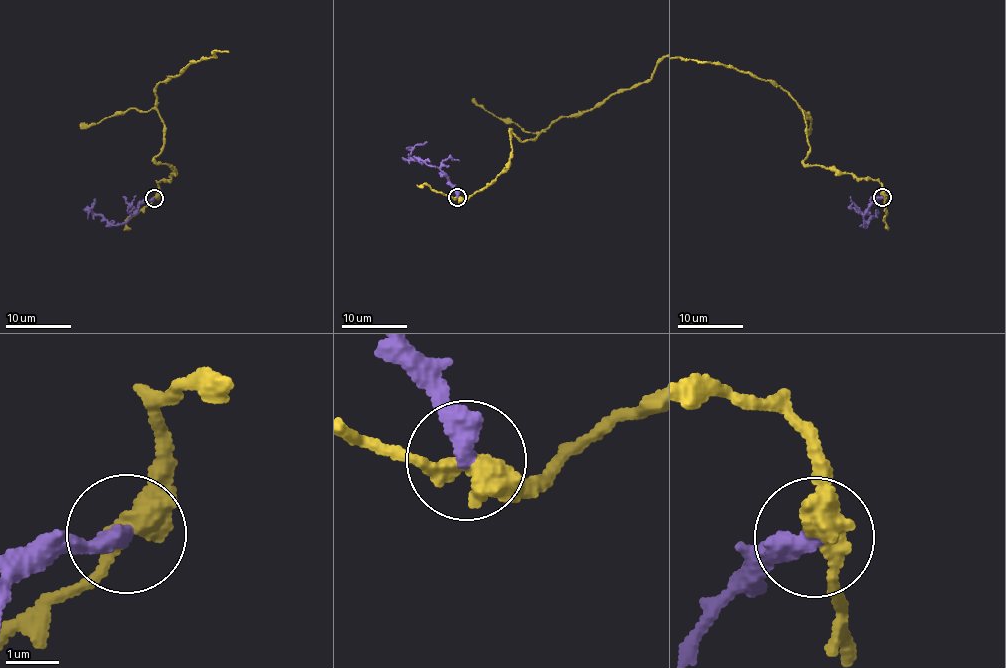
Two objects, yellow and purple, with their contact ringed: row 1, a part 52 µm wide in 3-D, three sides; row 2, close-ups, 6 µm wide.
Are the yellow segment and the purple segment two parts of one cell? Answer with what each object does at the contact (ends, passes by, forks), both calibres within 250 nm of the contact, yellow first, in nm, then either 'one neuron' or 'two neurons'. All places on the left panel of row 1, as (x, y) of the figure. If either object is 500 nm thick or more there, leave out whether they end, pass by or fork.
yellow passes by; purple ends; calibres 440 and 380 nm; two neurons

